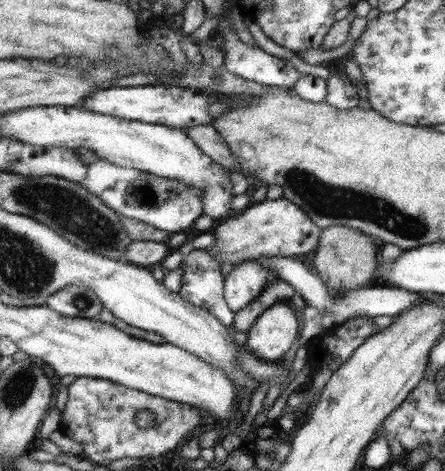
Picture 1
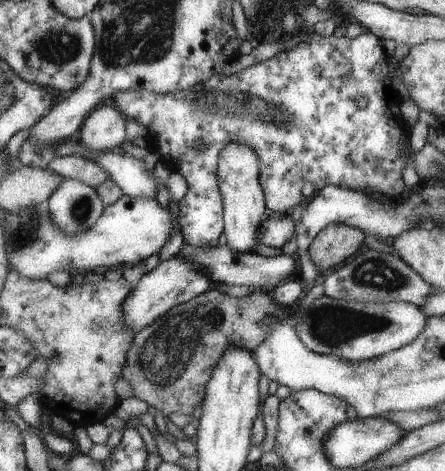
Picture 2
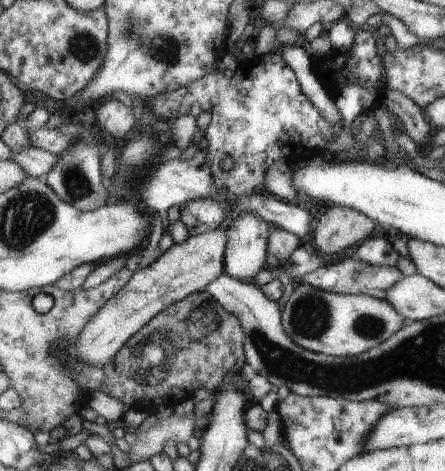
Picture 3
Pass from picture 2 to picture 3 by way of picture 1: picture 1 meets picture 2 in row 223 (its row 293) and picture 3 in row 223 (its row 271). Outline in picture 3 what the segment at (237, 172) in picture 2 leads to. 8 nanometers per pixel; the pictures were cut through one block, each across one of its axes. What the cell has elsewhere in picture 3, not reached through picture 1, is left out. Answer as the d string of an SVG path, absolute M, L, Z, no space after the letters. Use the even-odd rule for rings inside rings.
M245 212L237 216L229 226L229 240L225 250L225 272L227 276L251 282L251 278L265 268L267 258L267 234L269 226L259 216Z

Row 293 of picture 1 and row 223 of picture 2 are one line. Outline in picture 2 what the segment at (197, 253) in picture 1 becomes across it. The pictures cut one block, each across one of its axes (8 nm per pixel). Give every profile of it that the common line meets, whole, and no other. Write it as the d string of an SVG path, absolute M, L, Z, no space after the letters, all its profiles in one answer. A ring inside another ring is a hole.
M367 30L363 34L359 34L357 38L353 38L353 40L349 40L345 36L343 38L333 38L333 36L319 38L319 36L315 36L311 32L311 34L307 34L307 42L305 44L299 44L299 46L291 48L289 52L277 52L277 54L273 54L273 58L263 60L263 62L259 62L255 66L243 68L243 70L239 70L237 74L231 74L231 76L211 76L203 84L195 84L191 90L185 90L185 92L167 92L167 94L119 92L119 94L113 96L113 102L117 104L115 108L119 112L123 112L123 116L127 120L133 118L133 120L141 122L143 126L147 126L147 130L149 130L147 138L149 140L155 140L155 136L159 136L159 142L163 142L163 148L167 150L167 146L169 146L169 160L175 162L173 168L187 182L187 194L177 202L179 204L177 224L181 226L181 234L183 234L185 244L195 246L195 248L207 248L207 250L217 246L217 238L223 232L223 196L221 196L221 190L219 190L219 156L231 144L247 146L259 158L259 184L263 188L263 194L267 196L267 210L273 212L275 216L283 216L285 212L291 212L295 204L305 202L303 196L301 196L301 186L307 180L315 186L315 192L319 192L325 186L337 186L337 188L349 188L349 190L355 190L355 192L363 192L363 194L369 194L369 196L379 196L379 198L385 198L385 200L397 198L397 196L407 192L407 184L403 182L403 168L405 168L403 154L405 152L403 152L403 144L401 144L403 132L407 132L407 124L403 122L403 118L399 114L399 96L397 96L397 92L393 92L393 86L391 86L389 58L381 50L379 44L381 44L381 40L375 34L367 32Z

